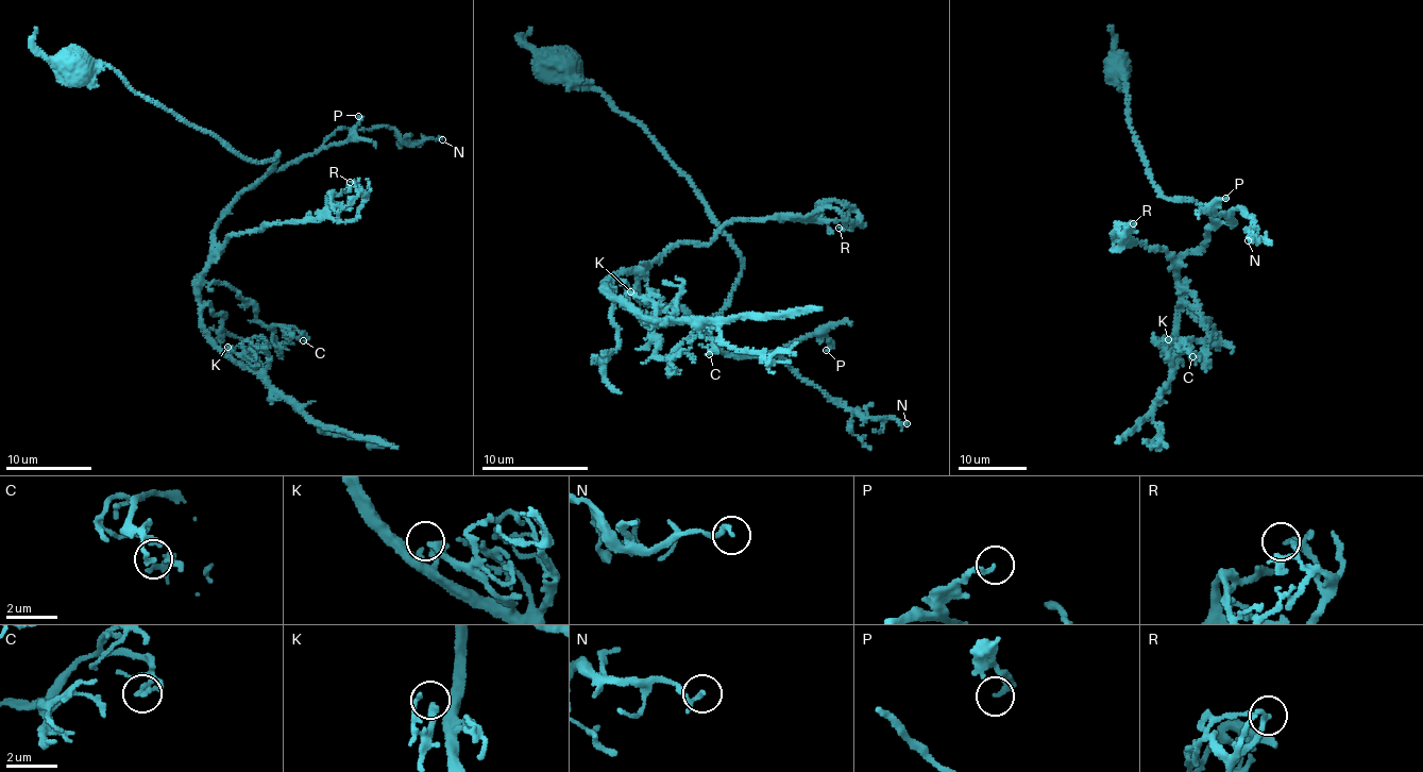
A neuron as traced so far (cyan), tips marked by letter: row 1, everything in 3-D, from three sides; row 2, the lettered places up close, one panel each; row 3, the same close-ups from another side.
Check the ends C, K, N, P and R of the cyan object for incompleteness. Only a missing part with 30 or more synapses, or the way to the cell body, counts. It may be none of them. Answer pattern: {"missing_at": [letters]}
{"missing_at": []}

